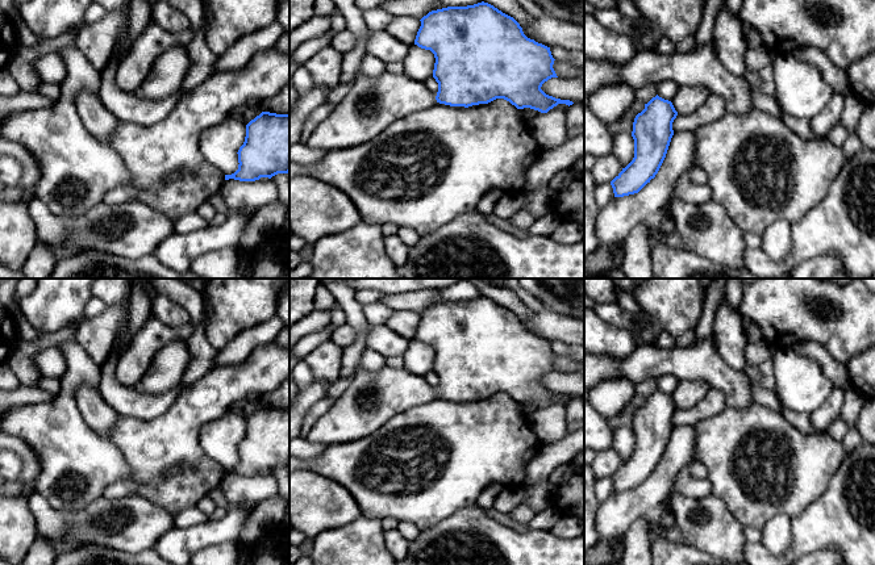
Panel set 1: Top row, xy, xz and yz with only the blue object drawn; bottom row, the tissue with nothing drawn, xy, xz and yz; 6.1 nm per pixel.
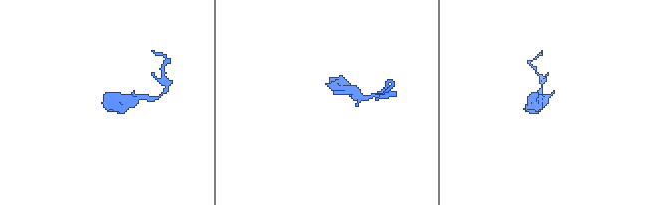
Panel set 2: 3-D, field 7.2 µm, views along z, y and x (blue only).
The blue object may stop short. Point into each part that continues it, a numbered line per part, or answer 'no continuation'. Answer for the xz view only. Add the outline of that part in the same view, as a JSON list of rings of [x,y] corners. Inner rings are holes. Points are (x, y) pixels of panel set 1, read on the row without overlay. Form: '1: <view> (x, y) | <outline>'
1: xz (373, 397) | [[[358,368],[350,384],[309,430],[307,439],[325,447],[364,439],[397,414],[436,397],[425,377],[403,368]]]

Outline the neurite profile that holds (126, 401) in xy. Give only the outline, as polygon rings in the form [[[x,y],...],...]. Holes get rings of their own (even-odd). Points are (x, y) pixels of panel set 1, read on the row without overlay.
[[[111,355],[101,367],[99,390],[104,401],[122,417],[149,420],[164,414],[183,392],[180,385],[162,393],[146,394],[124,386],[116,377],[117,355]]]

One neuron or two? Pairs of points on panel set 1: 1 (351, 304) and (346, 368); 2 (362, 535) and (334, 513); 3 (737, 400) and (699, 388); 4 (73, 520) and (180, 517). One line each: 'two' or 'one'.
1: one
2: two
3: two
4: two

